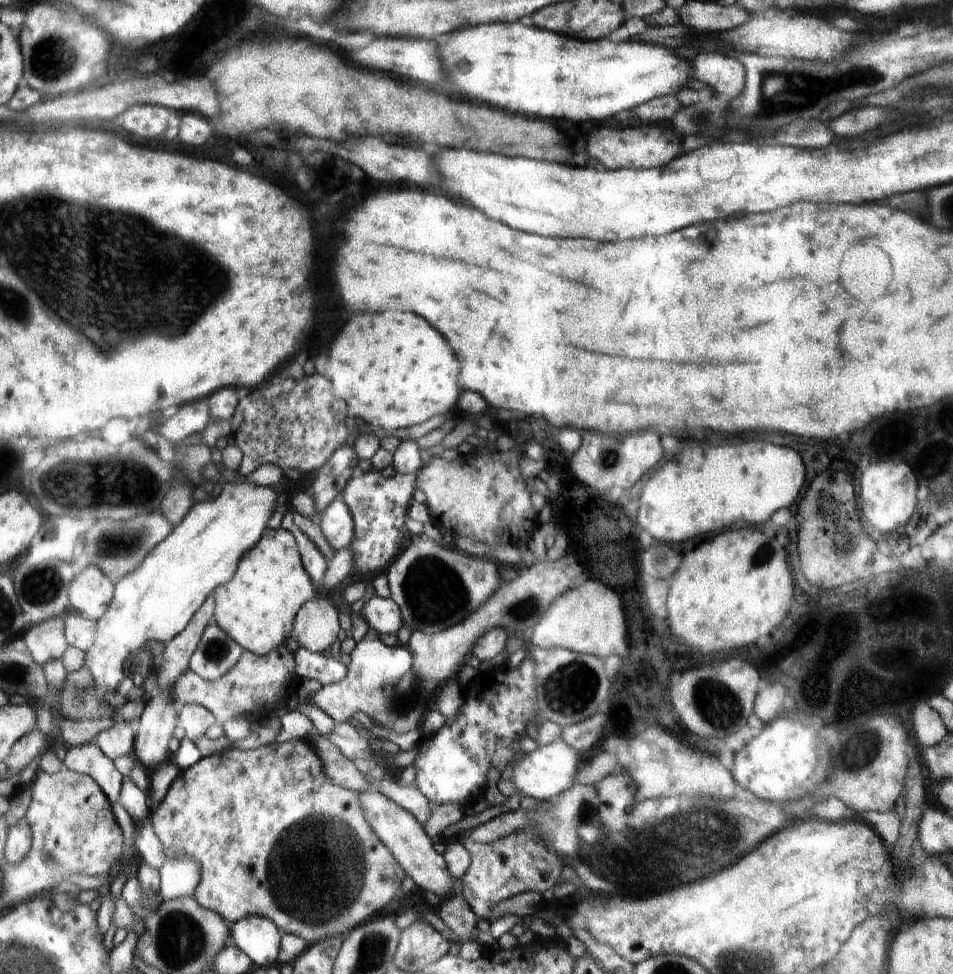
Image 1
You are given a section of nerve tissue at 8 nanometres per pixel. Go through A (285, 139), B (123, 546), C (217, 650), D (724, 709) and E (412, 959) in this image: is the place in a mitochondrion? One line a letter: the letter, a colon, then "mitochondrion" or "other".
A: other
B: mitochondrion
C: mitochondrion
D: mitochondrion
E: mitochondrion

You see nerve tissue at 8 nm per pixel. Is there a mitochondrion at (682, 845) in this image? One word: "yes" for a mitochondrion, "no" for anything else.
yes

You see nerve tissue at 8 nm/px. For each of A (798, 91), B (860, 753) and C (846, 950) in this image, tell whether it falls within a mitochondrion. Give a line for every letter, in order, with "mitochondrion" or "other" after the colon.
A: mitochondrion
B: mitochondrion
C: other

